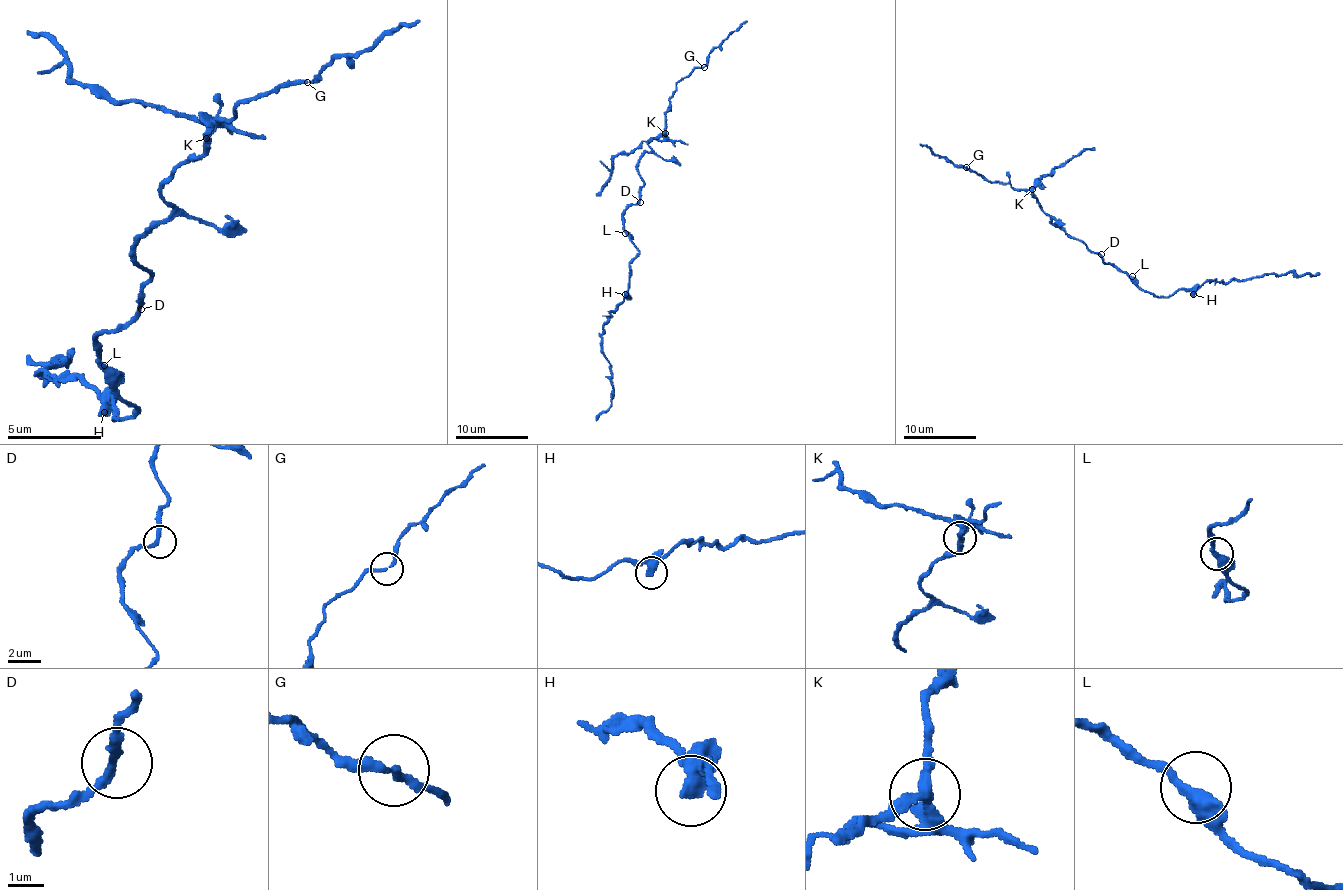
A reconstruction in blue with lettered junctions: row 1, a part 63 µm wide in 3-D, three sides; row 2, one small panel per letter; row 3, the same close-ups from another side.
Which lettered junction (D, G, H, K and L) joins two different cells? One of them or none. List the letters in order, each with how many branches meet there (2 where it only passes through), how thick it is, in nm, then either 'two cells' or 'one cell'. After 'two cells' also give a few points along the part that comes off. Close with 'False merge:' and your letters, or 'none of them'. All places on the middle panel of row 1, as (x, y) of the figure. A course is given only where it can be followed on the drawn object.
D: branches 2; calibre 200 nm; one cell
G: branches 2; calibre 220 nm; one cell
H: branches 3; calibre 320 nm; one cell
K: branches 3; calibre 320 nm; two cells; course (665, 133), (662, 140), (649, 139), (629, 153), (616, 155), (611, 173), (596, 195)
L: branches 2; calibre 360 nm; one cell
False merge: K

